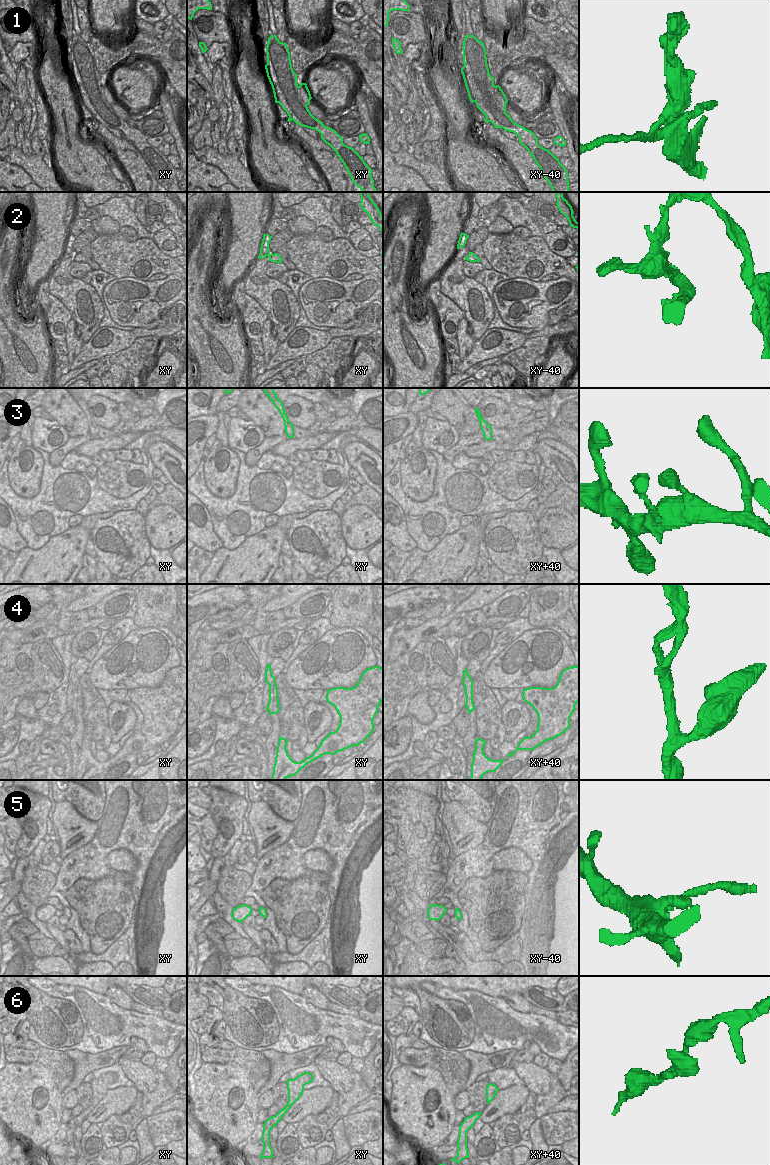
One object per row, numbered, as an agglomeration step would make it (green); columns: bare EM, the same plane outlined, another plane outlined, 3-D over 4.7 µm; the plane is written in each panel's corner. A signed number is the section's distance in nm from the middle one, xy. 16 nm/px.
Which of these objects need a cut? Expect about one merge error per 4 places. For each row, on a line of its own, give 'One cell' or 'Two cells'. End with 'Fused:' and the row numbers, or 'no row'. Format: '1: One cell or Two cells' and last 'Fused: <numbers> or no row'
1: Two cells
2: Two cells
3: One cell
4: Two cells
5: One cell
6: One cell
Fused: 1, 2, 4

